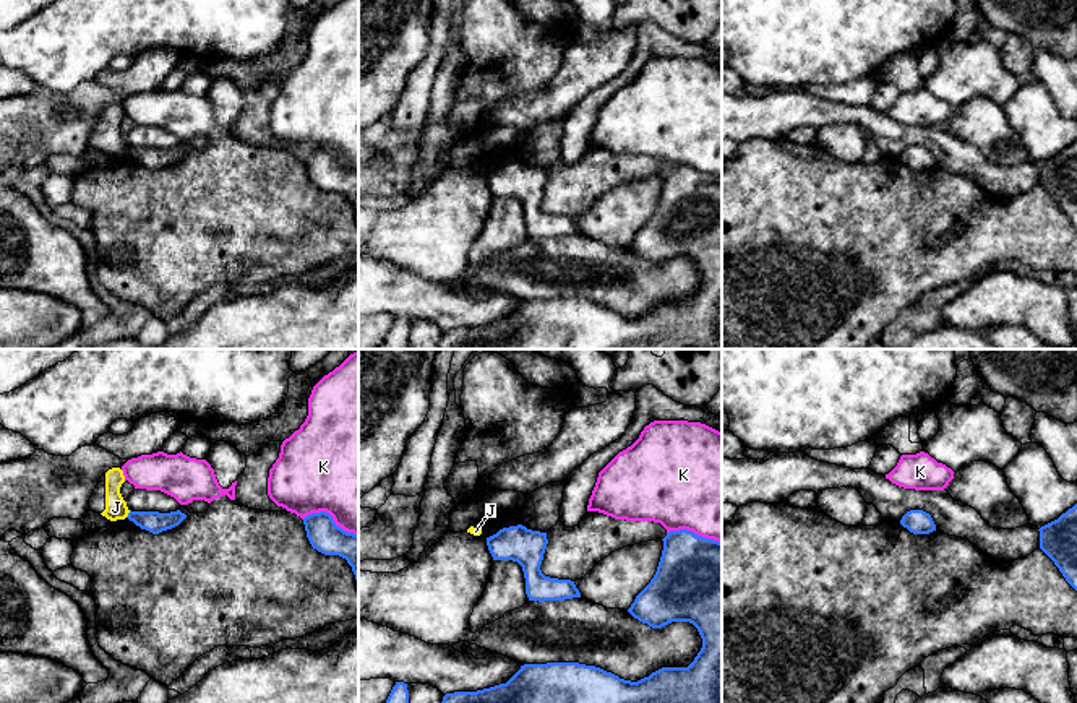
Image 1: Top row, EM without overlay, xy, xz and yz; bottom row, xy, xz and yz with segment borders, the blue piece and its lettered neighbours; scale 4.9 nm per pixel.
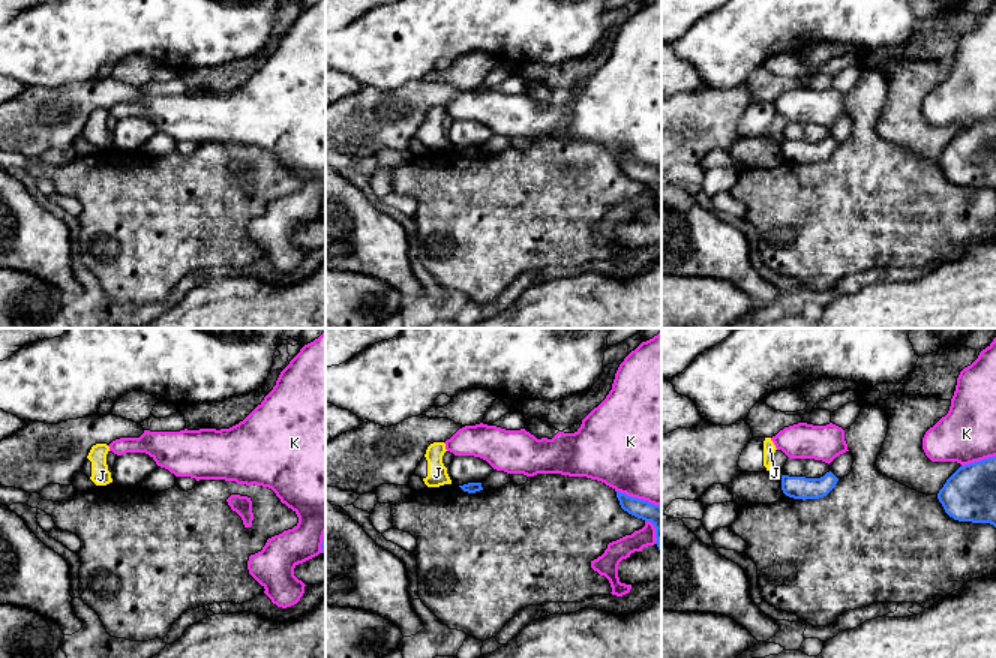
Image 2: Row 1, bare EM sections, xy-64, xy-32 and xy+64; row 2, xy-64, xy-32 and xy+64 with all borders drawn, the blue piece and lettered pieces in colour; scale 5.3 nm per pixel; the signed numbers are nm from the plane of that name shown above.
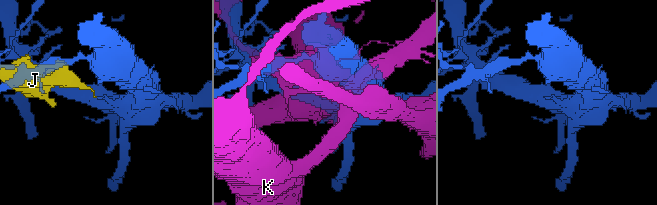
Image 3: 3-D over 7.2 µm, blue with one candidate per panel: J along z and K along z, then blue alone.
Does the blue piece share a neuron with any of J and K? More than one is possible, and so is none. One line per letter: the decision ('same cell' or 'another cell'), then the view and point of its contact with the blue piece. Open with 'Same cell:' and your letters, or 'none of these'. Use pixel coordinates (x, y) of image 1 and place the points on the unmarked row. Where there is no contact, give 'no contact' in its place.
Same cell: none of these
J: another cell; contact xy (128, 150)
K: another cell; contact xy (331, 153)

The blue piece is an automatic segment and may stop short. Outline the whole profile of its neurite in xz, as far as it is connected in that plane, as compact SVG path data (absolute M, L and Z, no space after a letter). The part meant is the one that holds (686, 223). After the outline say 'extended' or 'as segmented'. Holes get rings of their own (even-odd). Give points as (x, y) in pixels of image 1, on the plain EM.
M688 166L670 167L662 177L657 208L628 248L652 265L672 258L693 260L702 274L702 284L688 304L662 304L631 318L579 299L524 300L506 320L477 328L446 330L436 349L722 349L722 179Z; as segmented

